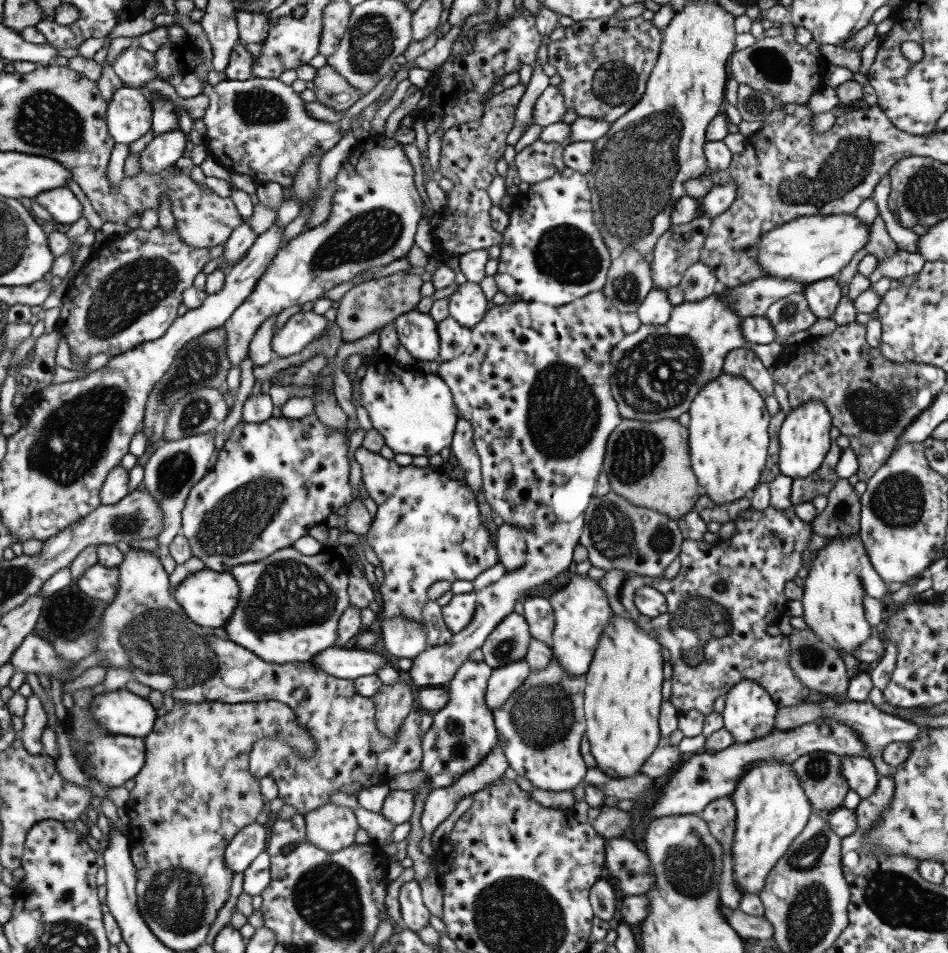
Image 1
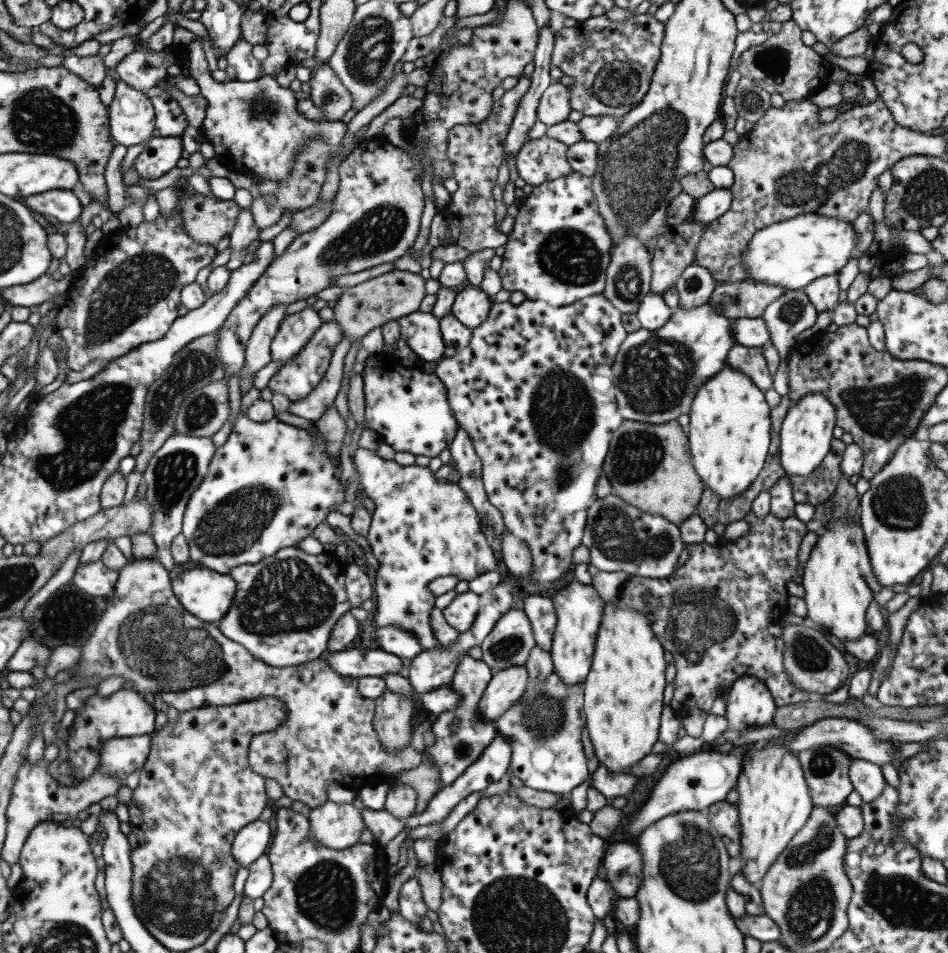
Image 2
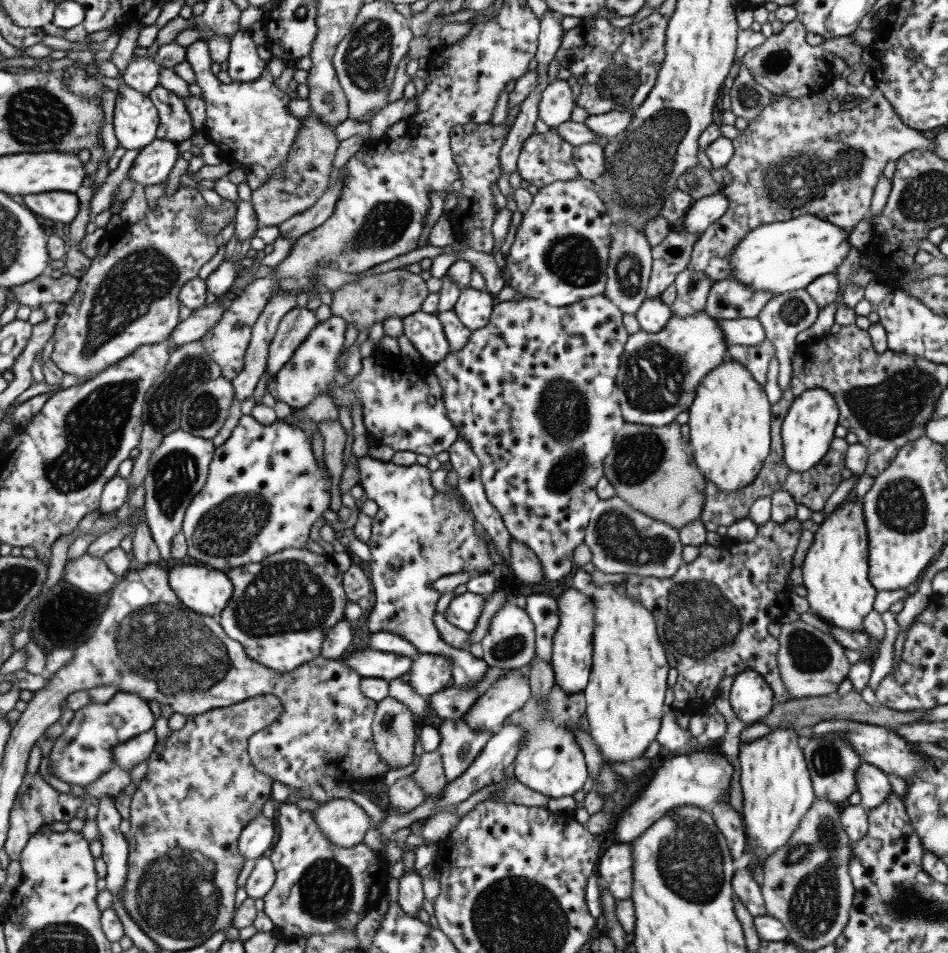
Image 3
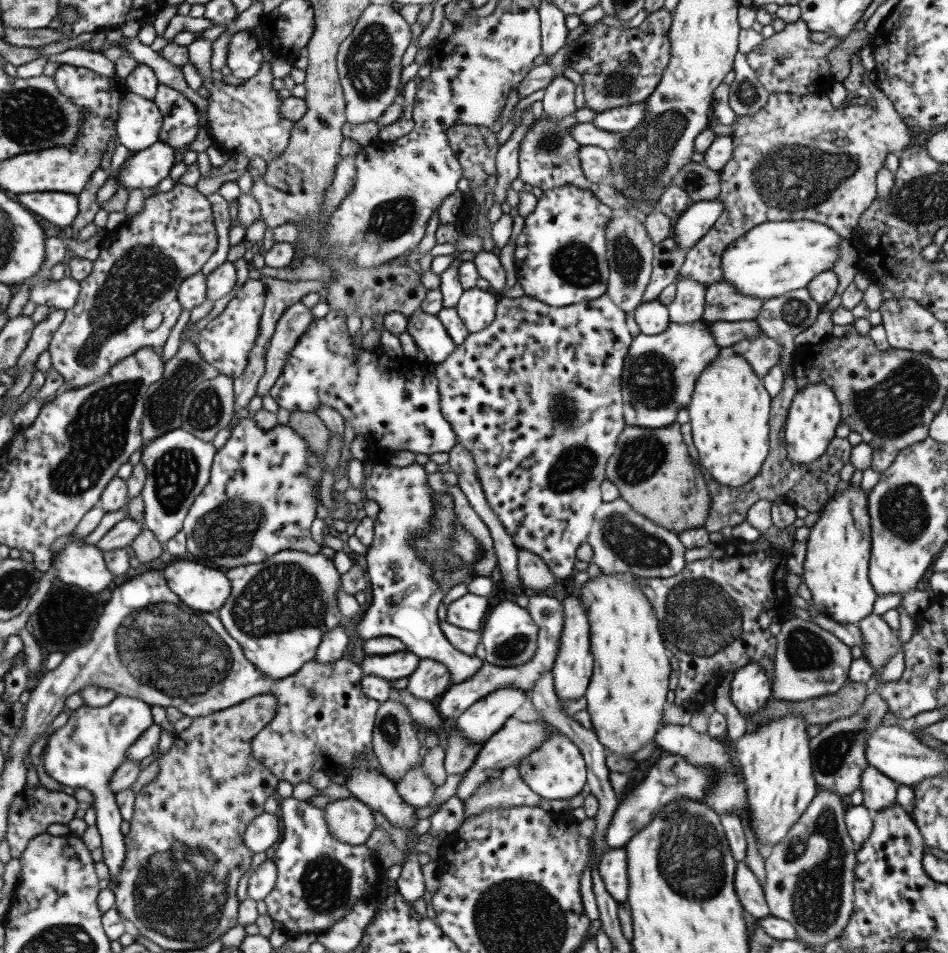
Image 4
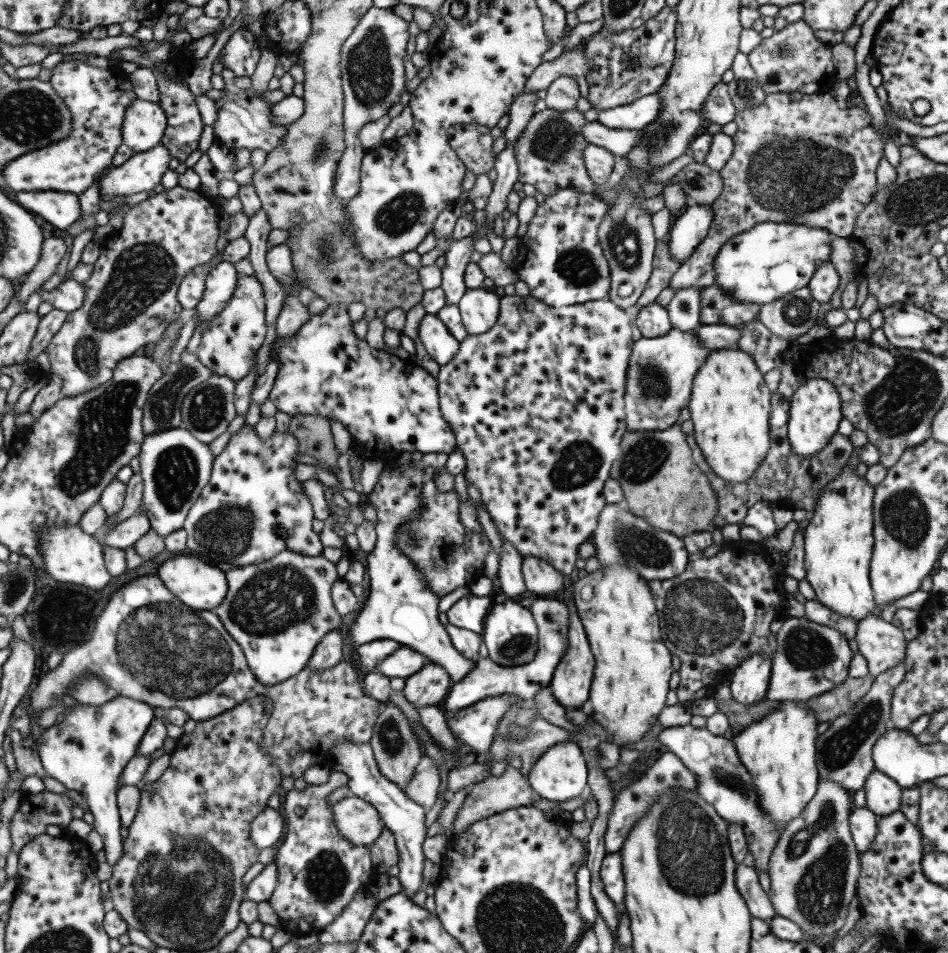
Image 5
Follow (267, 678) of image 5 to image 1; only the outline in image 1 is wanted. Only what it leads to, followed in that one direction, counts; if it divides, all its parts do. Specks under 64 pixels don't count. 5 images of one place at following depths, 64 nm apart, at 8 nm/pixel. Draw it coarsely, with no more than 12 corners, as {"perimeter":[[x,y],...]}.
{"perimeter":[[333,549],[232,566],[229,640],[265,662],[334,646],[349,606]]}

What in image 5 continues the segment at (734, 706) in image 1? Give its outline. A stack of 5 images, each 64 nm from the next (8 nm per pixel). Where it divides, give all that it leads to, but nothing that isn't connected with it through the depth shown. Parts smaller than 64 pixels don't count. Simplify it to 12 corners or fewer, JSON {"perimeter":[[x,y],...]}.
{"perimeter":[[753,653],[733,668],[731,699],[765,698],[772,657]]}

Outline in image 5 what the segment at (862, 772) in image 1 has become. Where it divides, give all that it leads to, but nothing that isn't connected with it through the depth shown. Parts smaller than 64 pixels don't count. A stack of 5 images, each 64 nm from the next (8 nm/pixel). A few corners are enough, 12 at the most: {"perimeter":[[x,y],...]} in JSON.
{"perimeter":[[877,769],[865,778],[864,806],[874,815],[899,810],[902,787]]}

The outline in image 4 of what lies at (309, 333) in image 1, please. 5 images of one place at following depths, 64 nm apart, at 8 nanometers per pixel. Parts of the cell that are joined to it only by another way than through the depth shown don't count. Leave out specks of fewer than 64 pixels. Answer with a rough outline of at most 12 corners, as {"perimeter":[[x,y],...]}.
{"perimeter":[[300,301],[281,313],[266,347],[255,394],[267,396],[287,353],[309,327],[311,311]]}

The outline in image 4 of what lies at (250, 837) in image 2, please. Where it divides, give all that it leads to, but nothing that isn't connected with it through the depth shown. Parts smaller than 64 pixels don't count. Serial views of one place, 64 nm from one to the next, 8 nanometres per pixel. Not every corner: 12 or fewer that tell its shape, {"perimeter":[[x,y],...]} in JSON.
{"perimeter":[[277,813],[252,818],[243,832],[251,851],[270,852],[280,838]]}

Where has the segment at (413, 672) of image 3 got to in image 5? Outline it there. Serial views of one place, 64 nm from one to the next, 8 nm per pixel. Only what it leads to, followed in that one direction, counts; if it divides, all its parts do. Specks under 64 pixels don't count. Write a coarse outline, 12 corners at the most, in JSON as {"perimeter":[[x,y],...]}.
{"perimeter":[[429,662],[404,679],[414,708],[439,707],[451,685],[447,672]]}

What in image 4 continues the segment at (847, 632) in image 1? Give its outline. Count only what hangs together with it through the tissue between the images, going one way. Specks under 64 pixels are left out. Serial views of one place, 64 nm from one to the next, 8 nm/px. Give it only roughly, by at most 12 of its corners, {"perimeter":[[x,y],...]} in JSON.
{"perimeter":[[840,482],[809,528],[801,578],[843,624],[877,598],[867,496]]}

